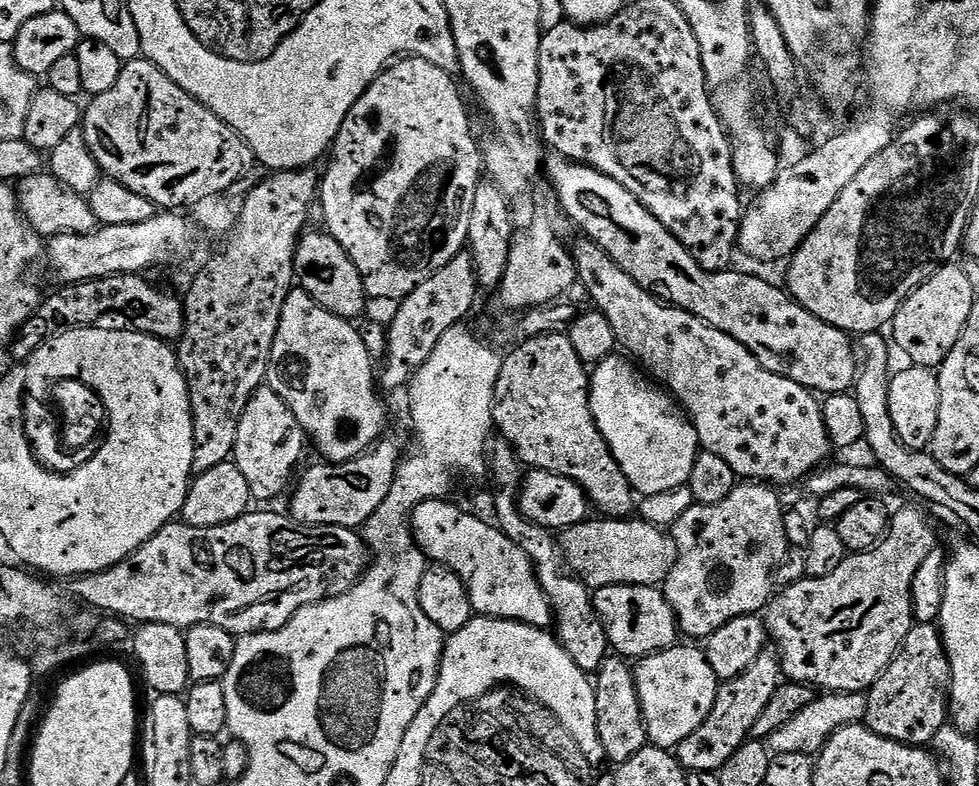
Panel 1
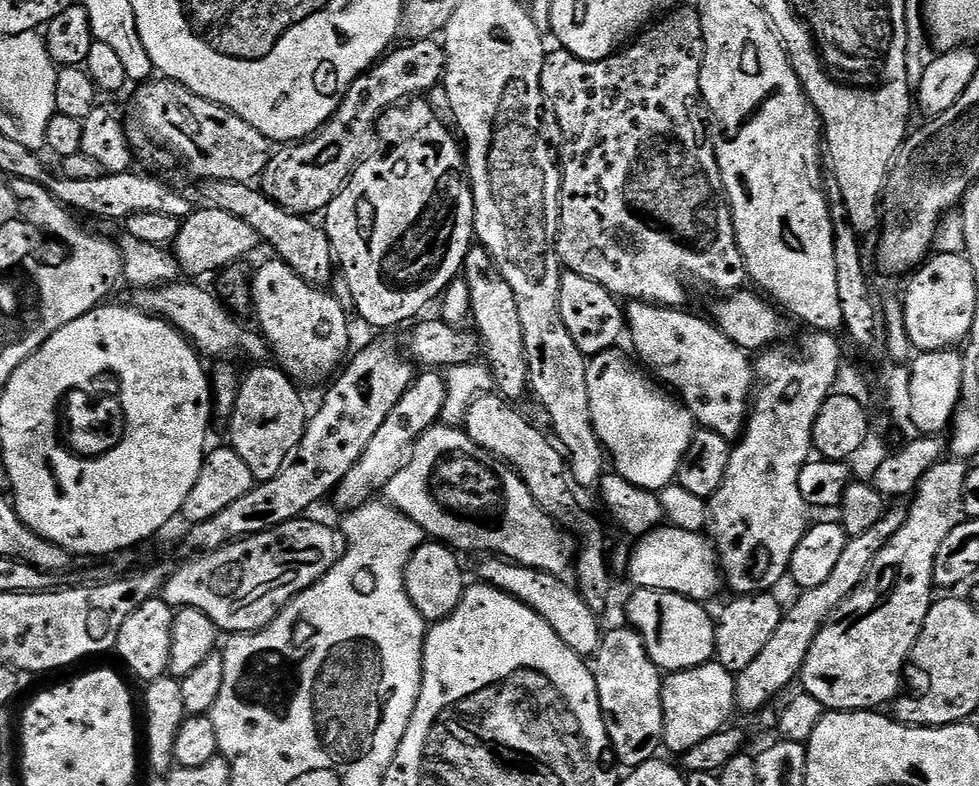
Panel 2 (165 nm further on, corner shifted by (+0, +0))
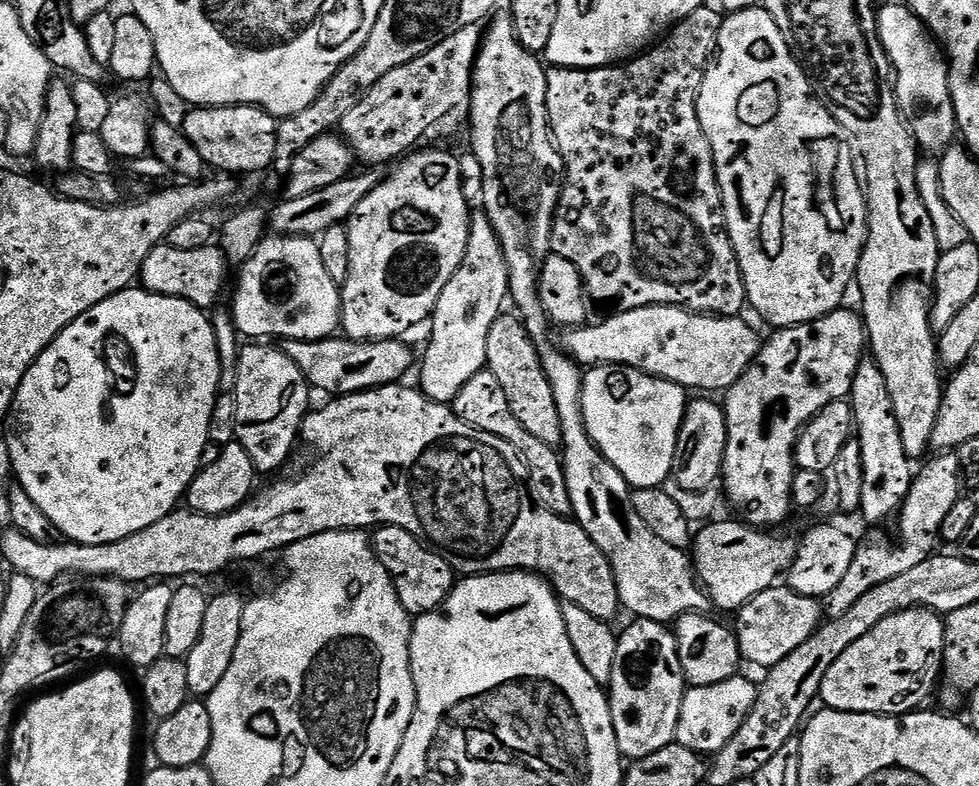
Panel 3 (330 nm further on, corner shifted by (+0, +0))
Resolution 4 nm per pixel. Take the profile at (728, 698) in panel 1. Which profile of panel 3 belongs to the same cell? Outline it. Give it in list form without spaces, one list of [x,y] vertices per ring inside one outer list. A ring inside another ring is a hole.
[[[941,451],[932,457],[933,460],[921,472],[919,469],[913,475],[910,494],[906,494],[895,521],[896,532],[900,535],[896,544],[879,544],[872,540],[869,544],[861,543],[857,547],[854,562],[850,562],[850,570],[846,570],[842,582],[838,582],[838,586],[834,586],[834,590],[830,590],[826,598],[829,617],[846,614],[846,610],[850,610],[850,606],[854,606],[854,602],[858,602],[862,594],[874,590],[874,586],[882,586],[882,582],[890,582],[890,578],[898,578],[898,574],[906,574],[906,570],[914,570],[914,566],[926,562],[937,551],[942,518],[946,518],[946,514],[950,514],[950,506],[954,506],[954,502],[962,498],[962,469],[960,457],[955,451]]]

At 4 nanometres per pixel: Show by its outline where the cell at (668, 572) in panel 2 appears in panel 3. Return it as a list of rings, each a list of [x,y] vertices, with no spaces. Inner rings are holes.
[[[737,520],[705,523],[701,527],[705,528],[694,536],[694,567],[699,583],[706,589],[709,601],[729,614],[739,612],[747,600],[773,587],[779,581],[776,579],[779,576],[781,579],[782,574],[791,568],[792,559],[796,557],[795,539],[775,536],[775,531],[753,528]]]

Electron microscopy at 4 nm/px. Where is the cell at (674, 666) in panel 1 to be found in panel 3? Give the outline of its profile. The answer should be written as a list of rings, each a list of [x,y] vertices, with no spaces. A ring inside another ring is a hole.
[[[744,674],[731,676],[726,682],[714,686],[689,687],[682,698],[682,710],[678,714],[678,730],[675,743],[701,754],[715,754],[738,734],[742,722],[750,714],[756,701],[757,685],[751,684]]]

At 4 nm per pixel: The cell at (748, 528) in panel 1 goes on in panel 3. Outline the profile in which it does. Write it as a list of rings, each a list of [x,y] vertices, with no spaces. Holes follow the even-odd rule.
[[[841,306],[828,316],[823,316],[817,320],[811,320],[808,324],[795,324],[792,328],[781,328],[771,333],[773,336],[769,340],[765,339],[760,346],[760,352],[752,359],[752,365],[734,382],[732,388],[727,389],[726,395],[722,400],[724,417],[726,418],[726,454],[724,455],[724,470],[722,473],[722,485],[724,492],[728,495],[728,500],[736,508],[744,511],[743,519],[753,528],[763,528],[765,530],[775,529],[775,524],[780,524],[788,516],[788,511],[793,511],[794,501],[792,499],[792,483],[797,474],[796,466],[796,440],[800,437],[800,431],[803,430],[811,420],[830,402],[845,399],[852,391],[854,374],[858,370],[861,360],[866,356],[866,333],[864,330],[864,321],[859,311],[851,312],[848,306]]]

